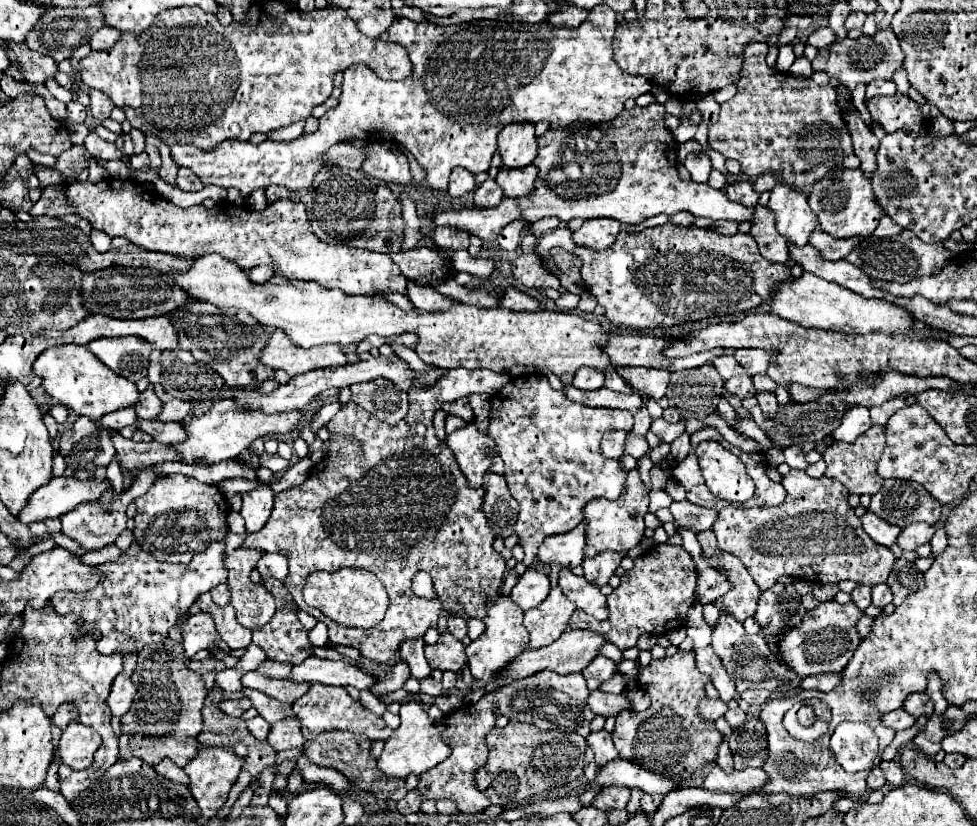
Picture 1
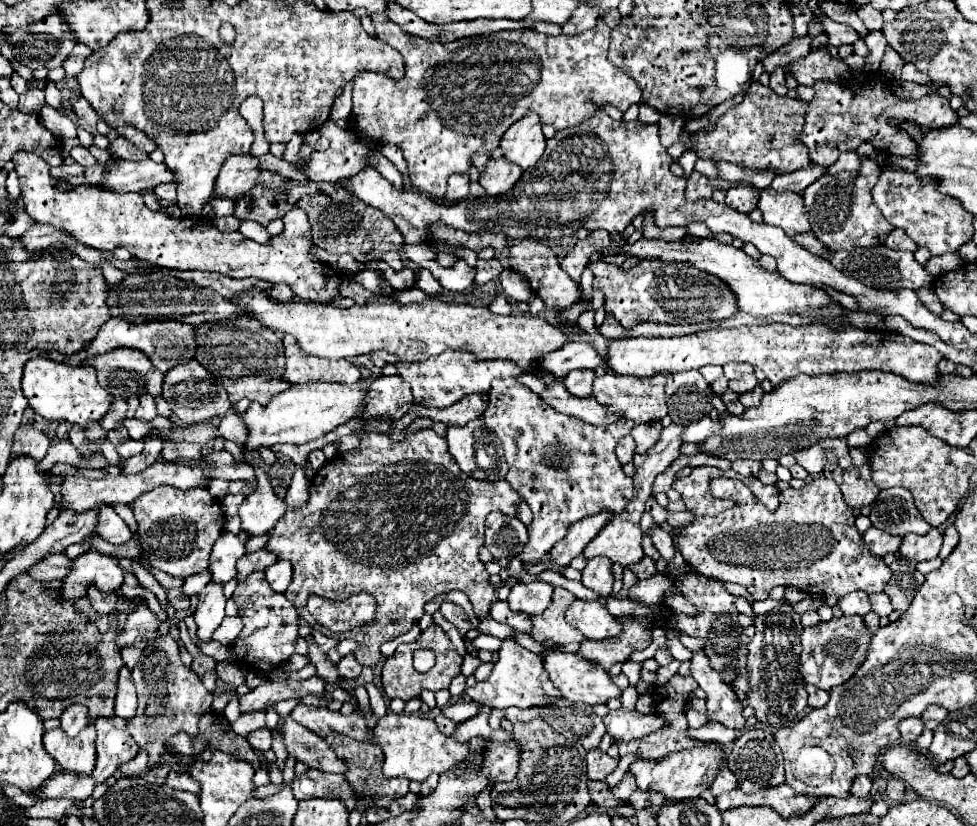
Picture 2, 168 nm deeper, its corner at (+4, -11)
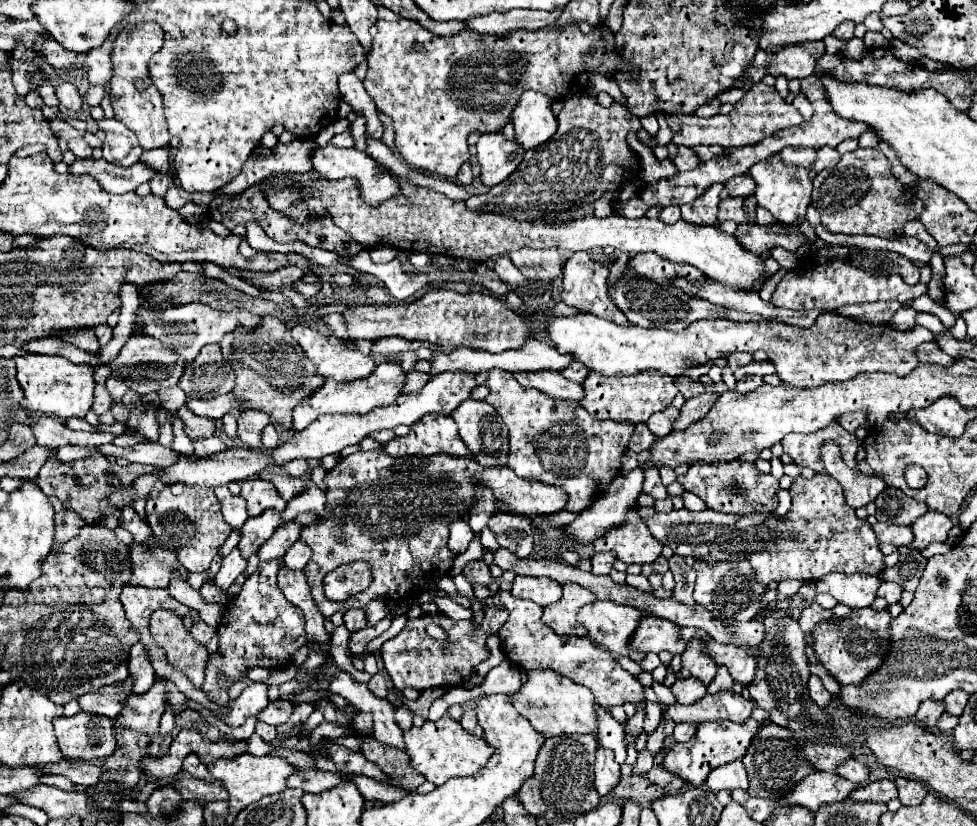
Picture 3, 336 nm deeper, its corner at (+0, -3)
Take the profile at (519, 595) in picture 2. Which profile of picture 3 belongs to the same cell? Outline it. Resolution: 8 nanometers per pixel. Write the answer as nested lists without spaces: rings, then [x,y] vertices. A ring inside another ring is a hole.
[[[515,576],[513,580],[513,596],[527,598],[537,602],[539,606],[549,606],[561,598],[561,584],[553,582],[551,578],[529,578],[529,576]]]

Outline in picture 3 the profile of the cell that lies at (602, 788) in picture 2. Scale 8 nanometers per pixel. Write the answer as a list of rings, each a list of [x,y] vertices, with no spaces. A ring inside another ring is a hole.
[[[621,776],[619,784],[613,788],[611,796],[615,800],[633,800],[641,806],[649,806],[653,800],[663,798],[663,790],[659,786],[649,784],[645,776]]]

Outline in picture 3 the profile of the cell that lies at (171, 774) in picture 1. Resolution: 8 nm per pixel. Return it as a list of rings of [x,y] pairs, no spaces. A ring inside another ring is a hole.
[[[191,754],[191,756],[187,756],[187,758],[183,760],[183,772],[185,772],[185,774],[191,774],[191,776],[195,776],[195,778],[201,778],[201,780],[205,780],[205,782],[213,782],[213,776],[209,774],[207,766],[199,760],[197,754]]]

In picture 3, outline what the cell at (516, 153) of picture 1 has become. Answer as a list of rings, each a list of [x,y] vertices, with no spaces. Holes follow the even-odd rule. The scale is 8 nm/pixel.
[[[523,92],[517,108],[511,114],[515,142],[531,150],[549,140],[557,130],[557,118],[551,112],[551,100],[541,92]]]

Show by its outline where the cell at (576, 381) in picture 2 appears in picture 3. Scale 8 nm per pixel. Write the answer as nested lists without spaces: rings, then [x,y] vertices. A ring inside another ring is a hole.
[[[573,360],[561,374],[565,376],[565,378],[569,378],[569,380],[575,380],[575,382],[583,382],[587,376],[589,376],[589,372],[591,370],[587,370],[587,366],[585,364],[579,364],[579,360]]]

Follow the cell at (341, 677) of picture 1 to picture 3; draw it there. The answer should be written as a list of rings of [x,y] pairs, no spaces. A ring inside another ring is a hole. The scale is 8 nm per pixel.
[[[263,682],[249,684],[241,692],[241,696],[233,702],[233,708],[231,708],[229,716],[225,718],[225,722],[229,726],[241,726],[249,716],[255,716],[259,710],[263,710],[269,702],[267,690],[269,690],[269,686]]]

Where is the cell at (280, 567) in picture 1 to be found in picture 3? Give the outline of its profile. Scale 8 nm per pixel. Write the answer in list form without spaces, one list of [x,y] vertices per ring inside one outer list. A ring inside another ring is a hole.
[[[297,540],[297,542],[287,550],[287,554],[283,556],[283,566],[285,566],[287,570],[303,570],[305,564],[309,562],[309,558],[311,558],[311,552],[309,552],[307,544],[303,544],[301,540]]]

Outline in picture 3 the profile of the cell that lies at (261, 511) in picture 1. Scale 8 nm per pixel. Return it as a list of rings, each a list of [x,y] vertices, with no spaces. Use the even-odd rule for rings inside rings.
[[[245,480],[241,484],[241,496],[247,500],[247,512],[249,516],[259,516],[263,510],[275,510],[283,512],[287,508],[287,502],[279,496],[275,486],[265,480]]]

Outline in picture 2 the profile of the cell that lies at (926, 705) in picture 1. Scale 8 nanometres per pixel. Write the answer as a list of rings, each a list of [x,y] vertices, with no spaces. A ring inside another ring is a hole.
[[[931,704],[931,706],[927,708],[927,712],[923,712],[921,720],[925,722],[925,728],[935,730],[935,728],[937,728],[945,718],[947,718],[947,714],[949,714],[949,710],[947,710],[947,708],[937,706],[937,704]]]

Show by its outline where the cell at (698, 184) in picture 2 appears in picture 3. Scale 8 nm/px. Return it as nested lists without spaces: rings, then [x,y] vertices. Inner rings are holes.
[[[711,184],[703,196],[695,198],[691,204],[683,204],[683,220],[691,224],[715,224],[717,222],[717,204],[719,204],[719,192],[723,190],[723,184]]]

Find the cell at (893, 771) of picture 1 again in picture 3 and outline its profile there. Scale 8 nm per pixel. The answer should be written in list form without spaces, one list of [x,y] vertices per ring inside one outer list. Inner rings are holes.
[[[895,778],[895,786],[897,786],[897,790],[899,790],[899,800],[901,800],[901,804],[907,804],[907,806],[921,804],[921,800],[923,800],[925,794],[927,794],[927,790],[923,788],[921,782],[909,780],[909,778]]]

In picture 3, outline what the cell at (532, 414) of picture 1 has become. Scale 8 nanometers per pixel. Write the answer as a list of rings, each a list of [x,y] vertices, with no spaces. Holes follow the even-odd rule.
[[[489,372],[487,402],[509,428],[509,468],[525,480],[539,480],[567,492],[565,510],[579,514],[621,470],[621,456],[633,432],[631,422],[595,420],[577,402],[555,400],[535,388],[519,386],[511,372]]]

